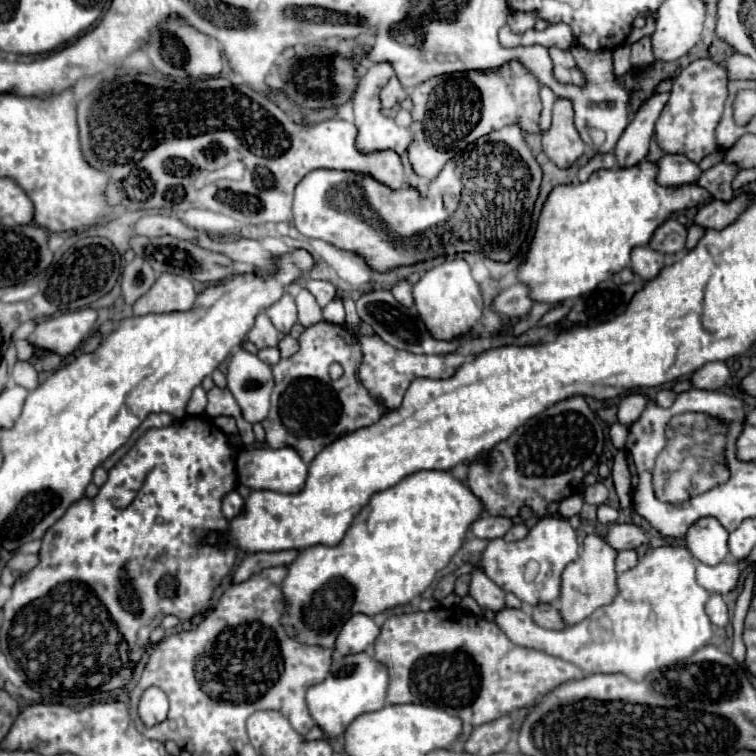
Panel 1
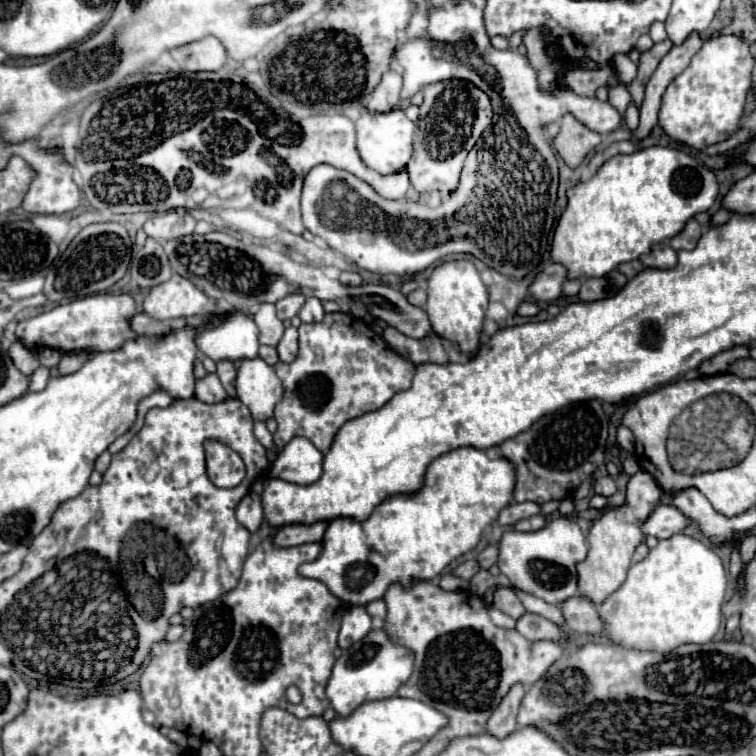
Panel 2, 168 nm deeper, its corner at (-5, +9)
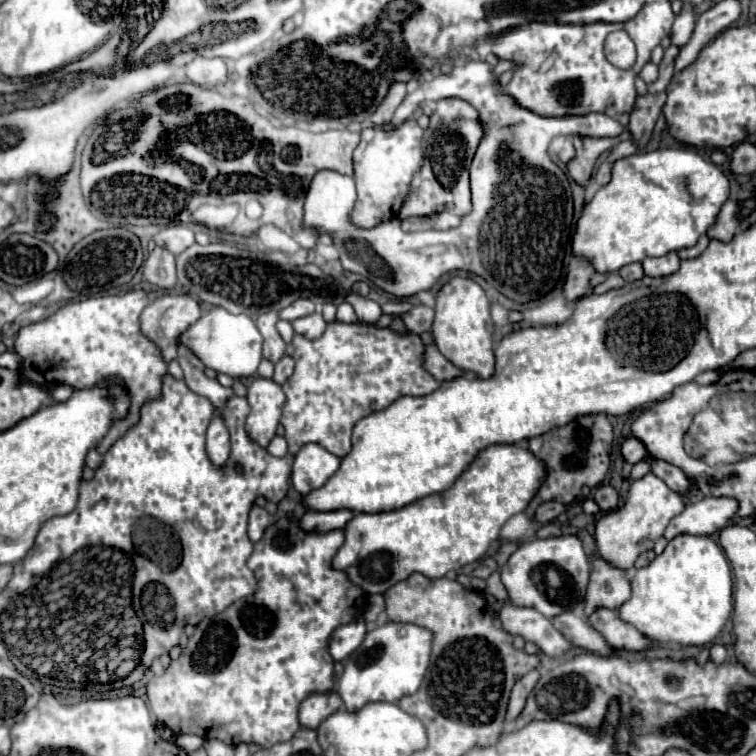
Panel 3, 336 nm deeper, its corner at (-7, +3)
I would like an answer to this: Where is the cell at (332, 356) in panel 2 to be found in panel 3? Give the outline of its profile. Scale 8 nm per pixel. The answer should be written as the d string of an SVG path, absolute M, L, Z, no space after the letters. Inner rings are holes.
M333 321L315 341L295 335L293 347L295 373L283 385L287 399L281 417L293 455L307 443L319 443L345 457L351 451L351 433L359 419L389 407L403 395L429 395L441 385L423 367L425 343L417 333L401 335L389 327Z

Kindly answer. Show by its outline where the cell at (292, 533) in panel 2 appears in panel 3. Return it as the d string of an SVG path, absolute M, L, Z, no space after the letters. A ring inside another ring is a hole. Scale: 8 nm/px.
M337 509L337 511L307 511L301 519L301 527L305 531L331 531L343 529L347 521L355 513L351 509Z

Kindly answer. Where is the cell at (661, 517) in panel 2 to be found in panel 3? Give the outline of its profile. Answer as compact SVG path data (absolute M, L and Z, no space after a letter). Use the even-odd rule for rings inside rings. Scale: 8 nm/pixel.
M703 495L699 501L689 503L683 513L673 517L669 527L665 529L665 539L673 539L677 535L711 535L713 531L721 531L735 517L739 509L739 501L733 497L711 497Z

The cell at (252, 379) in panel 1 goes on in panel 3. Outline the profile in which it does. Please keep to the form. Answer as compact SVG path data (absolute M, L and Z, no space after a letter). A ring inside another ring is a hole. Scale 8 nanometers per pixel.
M255 377L249 387L247 401L251 405L251 413L247 417L245 431L259 447L267 447L279 425L285 393L273 379Z

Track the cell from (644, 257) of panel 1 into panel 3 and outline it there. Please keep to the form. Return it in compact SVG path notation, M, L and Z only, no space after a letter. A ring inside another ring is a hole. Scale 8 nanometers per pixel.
M667 253L663 257L647 257L643 261L643 269L649 277L665 277L679 269L679 257L677 253Z

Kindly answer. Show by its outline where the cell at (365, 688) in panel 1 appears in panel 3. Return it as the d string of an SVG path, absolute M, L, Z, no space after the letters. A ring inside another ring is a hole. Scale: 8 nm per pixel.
M389 621L381 627L367 631L363 643L345 661L345 671L337 681L347 711L357 711L367 703L397 703L405 695L413 695L429 667L433 633L413 623Z

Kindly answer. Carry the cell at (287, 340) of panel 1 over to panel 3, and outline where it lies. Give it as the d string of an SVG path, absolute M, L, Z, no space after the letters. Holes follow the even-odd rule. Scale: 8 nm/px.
M285 355L281 361L275 363L275 375L273 375L273 381L279 383L279 385L283 385L283 383L293 375L293 369L295 369L293 357Z

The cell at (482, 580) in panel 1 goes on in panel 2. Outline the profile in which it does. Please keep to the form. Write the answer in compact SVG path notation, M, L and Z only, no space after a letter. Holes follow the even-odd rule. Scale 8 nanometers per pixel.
M497 587L497 591L493 593L493 607L511 615L513 619L519 619L519 615L523 615L523 611L525 611L525 607L517 599L515 591L509 587Z

